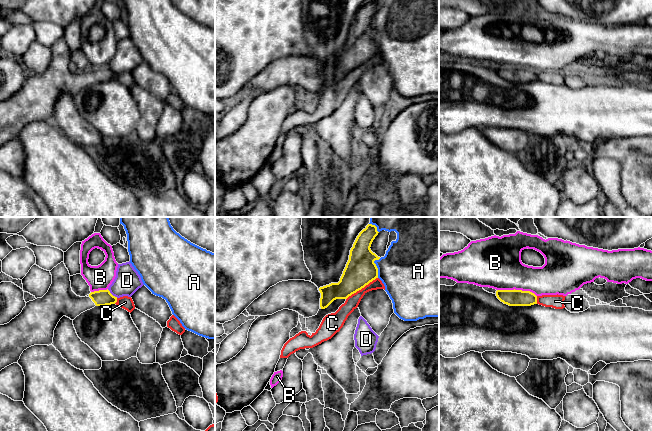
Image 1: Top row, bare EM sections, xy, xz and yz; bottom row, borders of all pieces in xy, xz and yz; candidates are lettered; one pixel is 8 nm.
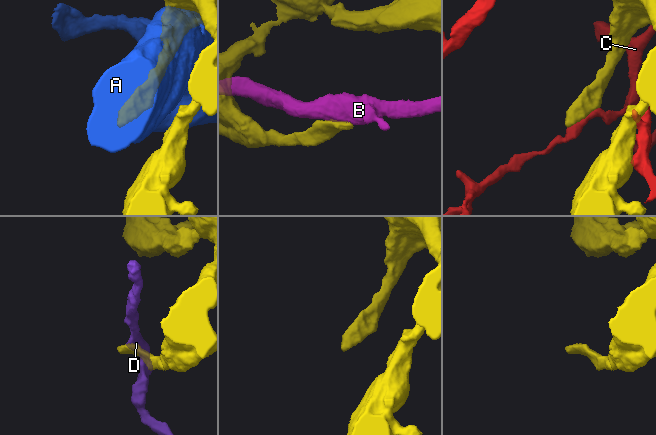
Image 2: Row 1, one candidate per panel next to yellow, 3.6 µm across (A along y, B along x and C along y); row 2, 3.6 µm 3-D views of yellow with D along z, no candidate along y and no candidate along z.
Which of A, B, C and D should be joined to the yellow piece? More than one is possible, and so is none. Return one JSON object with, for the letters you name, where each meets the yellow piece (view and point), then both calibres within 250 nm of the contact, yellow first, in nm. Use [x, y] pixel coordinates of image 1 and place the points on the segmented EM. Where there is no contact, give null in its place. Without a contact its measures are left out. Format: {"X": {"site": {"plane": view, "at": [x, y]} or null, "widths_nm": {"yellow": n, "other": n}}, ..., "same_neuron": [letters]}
{"same_neuron": []}

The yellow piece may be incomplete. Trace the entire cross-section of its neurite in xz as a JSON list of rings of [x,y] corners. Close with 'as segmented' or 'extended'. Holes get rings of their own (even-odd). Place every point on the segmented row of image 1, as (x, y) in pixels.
[[[372,224],[359,233],[338,283],[318,288],[305,280],[282,281],[270,287],[245,310],[251,316],[267,316],[289,309],[309,318],[317,315],[320,308],[327,308],[334,300],[347,299],[378,278],[374,261],[380,257],[370,249],[378,233],[377,227]]] | extended

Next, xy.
[[[64,262],[54,267],[50,273],[52,284],[48,292],[42,298],[27,302],[18,316],[9,323],[0,325],[0,371],[17,363],[27,348],[34,345],[52,345],[54,330],[63,316],[74,320],[81,313],[95,306],[106,306],[117,302],[117,297],[113,296],[108,289],[91,292],[88,297],[77,296],[72,291],[70,274]]] | extended

